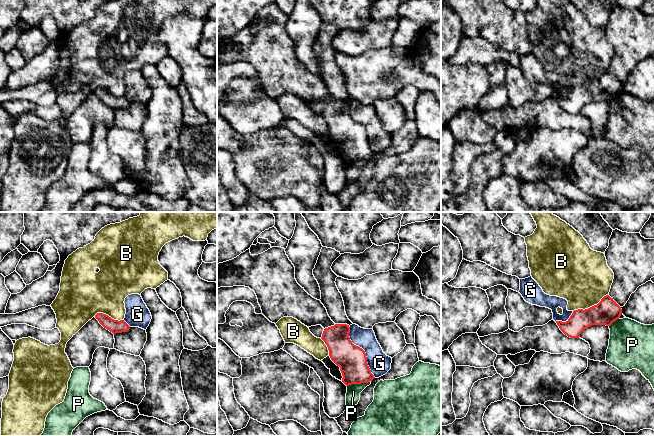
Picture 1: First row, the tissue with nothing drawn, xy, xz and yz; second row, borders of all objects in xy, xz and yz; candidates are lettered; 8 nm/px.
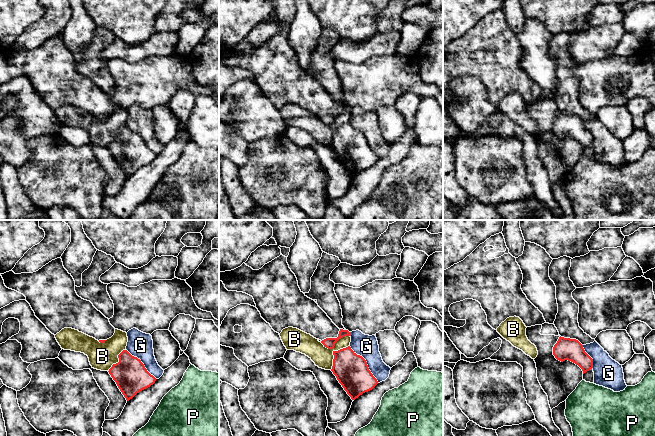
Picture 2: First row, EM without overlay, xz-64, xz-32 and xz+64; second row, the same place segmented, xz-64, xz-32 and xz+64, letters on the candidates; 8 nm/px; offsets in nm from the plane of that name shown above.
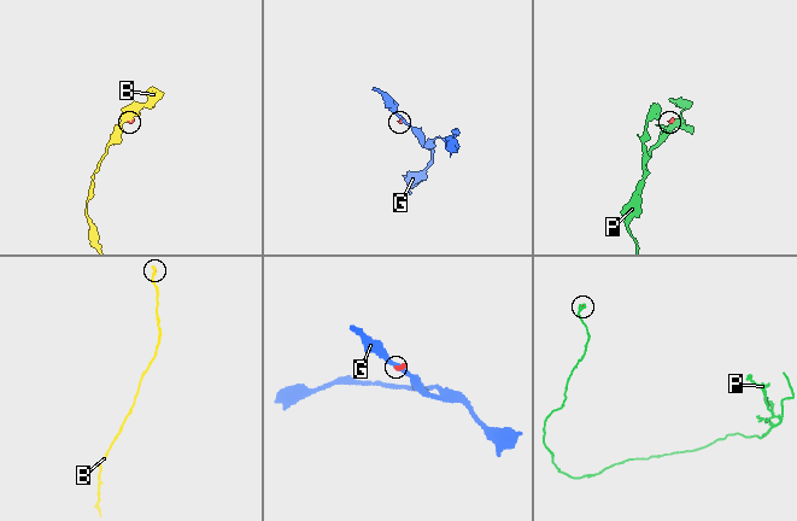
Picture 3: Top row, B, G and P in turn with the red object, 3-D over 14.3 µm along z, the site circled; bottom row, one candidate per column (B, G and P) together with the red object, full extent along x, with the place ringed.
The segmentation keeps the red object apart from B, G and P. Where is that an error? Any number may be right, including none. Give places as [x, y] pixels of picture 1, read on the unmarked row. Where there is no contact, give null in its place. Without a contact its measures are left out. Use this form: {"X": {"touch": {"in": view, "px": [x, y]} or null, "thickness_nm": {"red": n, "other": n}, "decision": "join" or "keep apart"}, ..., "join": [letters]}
{"B": {"touch": {"in": "yz", "px": [590, 83]}, "thickness_nm": {"red": 200, "other": 440}, "decision": "keep apart"}, "G": {"touch": {"in": "xz", "px": [363, 126]}, "thickness_nm": {"red": 240, "other": 180}, "decision": "keep apart"}, "P": {"touch": {"in": "xz", "px": [358, 159]}, "thickness_nm": {"red": 240, "other": 110}, "decision": "keep apart"}, "join": []}

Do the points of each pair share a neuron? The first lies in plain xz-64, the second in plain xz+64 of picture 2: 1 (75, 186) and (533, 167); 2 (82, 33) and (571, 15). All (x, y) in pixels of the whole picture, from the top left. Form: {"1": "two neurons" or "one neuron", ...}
{"1": "two neurons", "2": "two neurons"}

